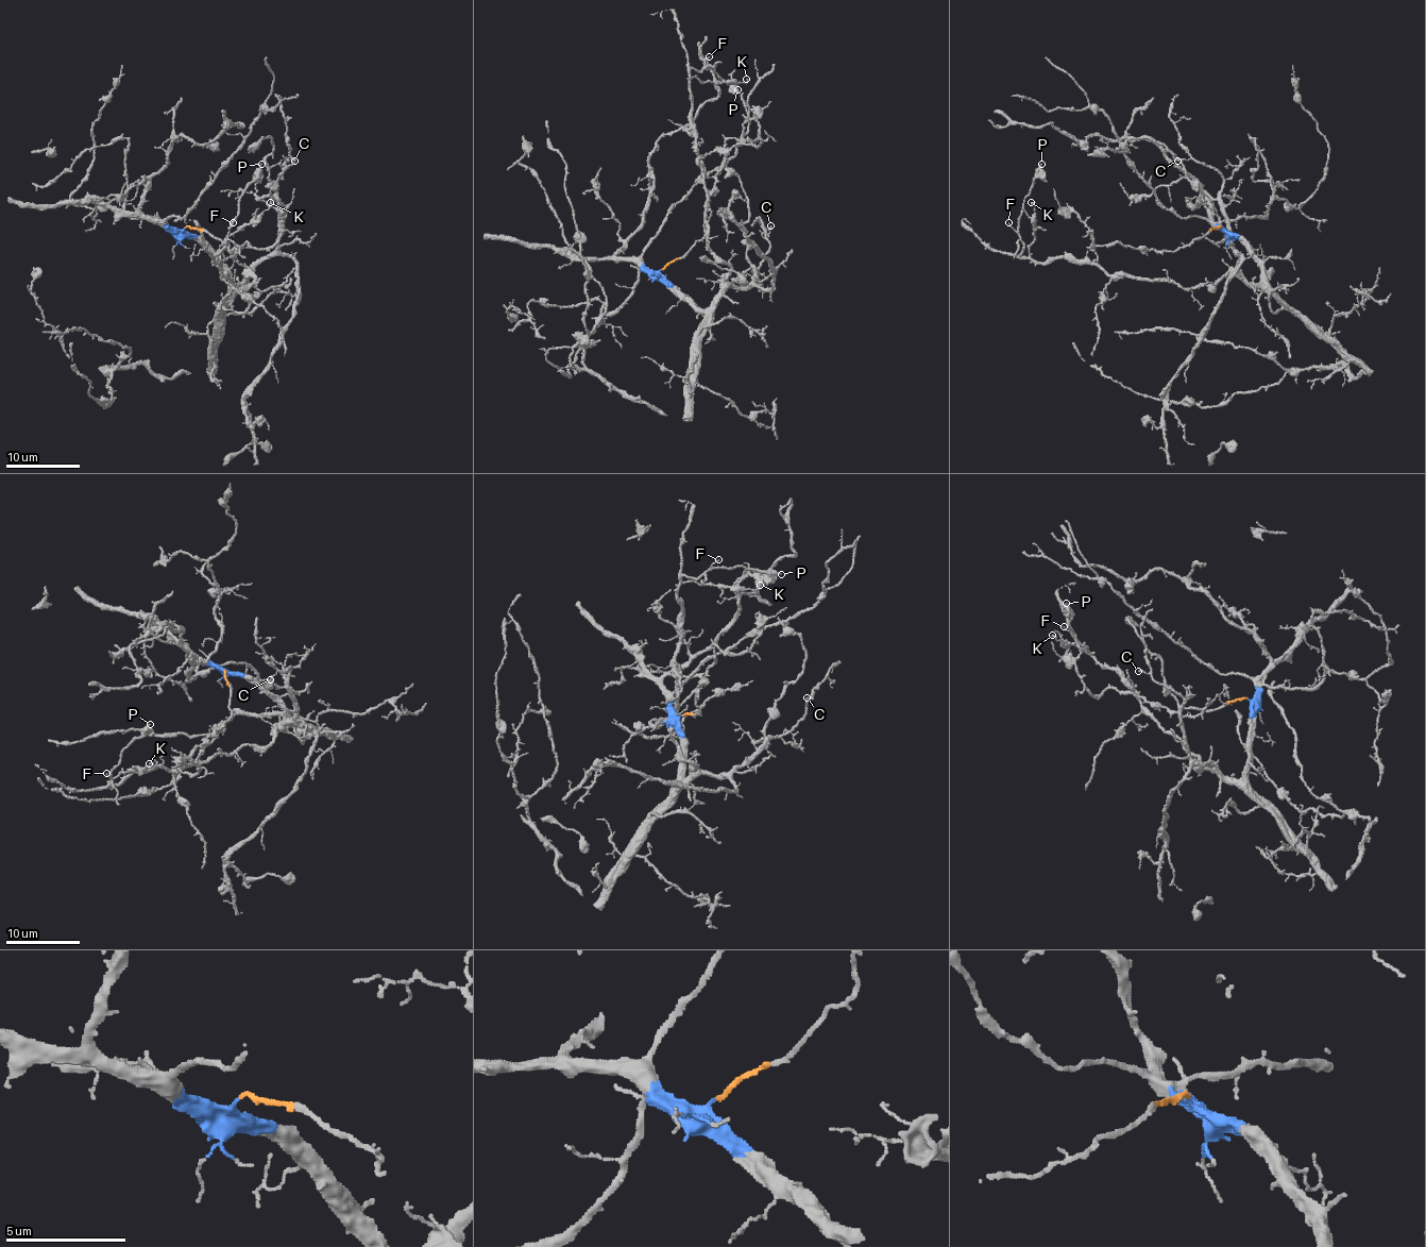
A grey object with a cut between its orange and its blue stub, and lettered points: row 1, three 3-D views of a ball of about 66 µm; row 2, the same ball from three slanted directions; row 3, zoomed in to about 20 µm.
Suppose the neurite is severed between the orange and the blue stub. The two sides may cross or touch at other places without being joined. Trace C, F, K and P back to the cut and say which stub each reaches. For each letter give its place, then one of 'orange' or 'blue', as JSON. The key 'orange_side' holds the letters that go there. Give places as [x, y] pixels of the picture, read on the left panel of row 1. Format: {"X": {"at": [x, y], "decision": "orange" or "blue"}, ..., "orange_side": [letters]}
{"C": {"at": [294, 161], "decision": "blue"}, "F": {"at": [233, 222], "decision": "blue"}, "K": {"at": [270, 202], "decision": "blue"}, "P": {"at": [261, 164], "decision": "blue"}, "orange_side": []}

